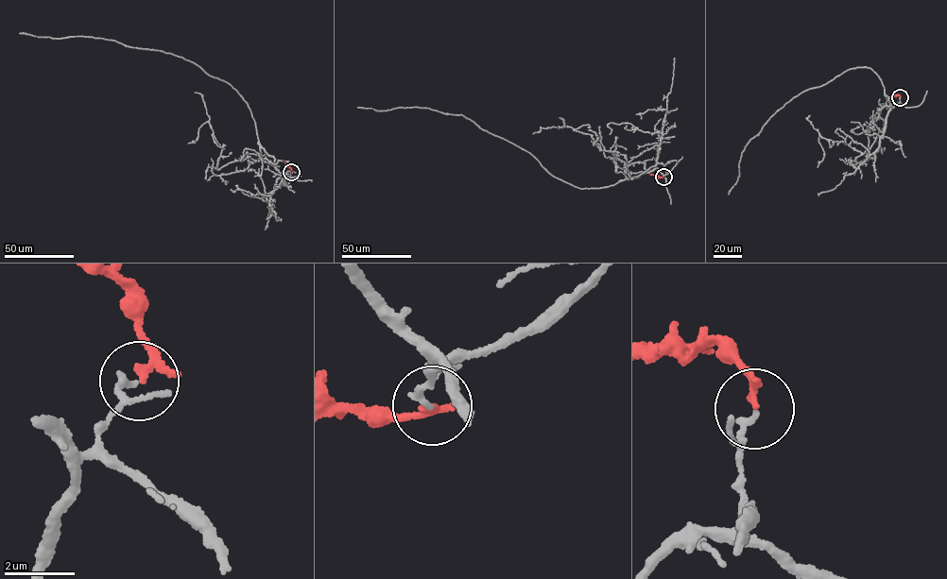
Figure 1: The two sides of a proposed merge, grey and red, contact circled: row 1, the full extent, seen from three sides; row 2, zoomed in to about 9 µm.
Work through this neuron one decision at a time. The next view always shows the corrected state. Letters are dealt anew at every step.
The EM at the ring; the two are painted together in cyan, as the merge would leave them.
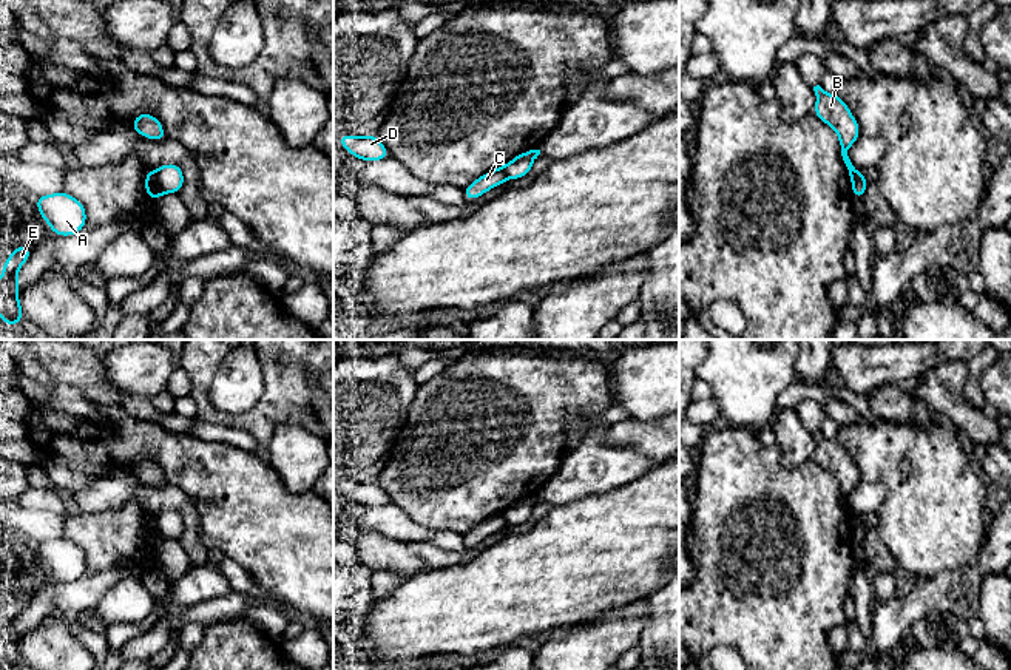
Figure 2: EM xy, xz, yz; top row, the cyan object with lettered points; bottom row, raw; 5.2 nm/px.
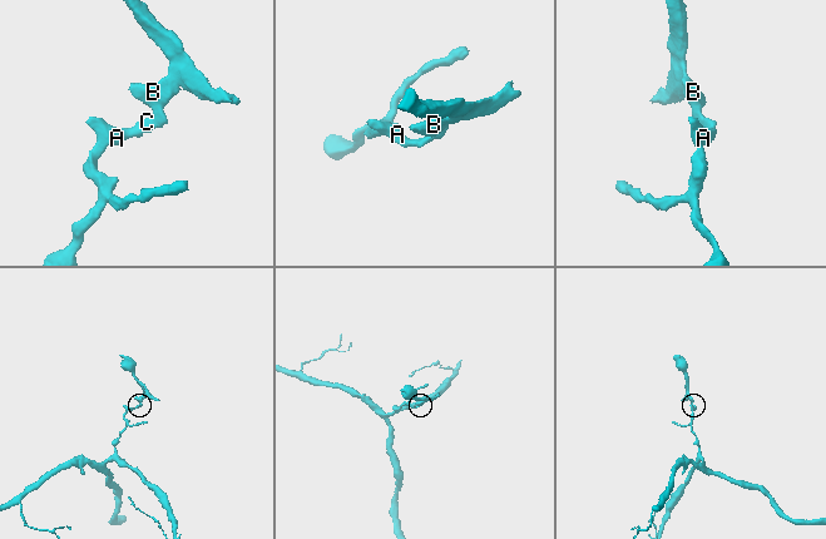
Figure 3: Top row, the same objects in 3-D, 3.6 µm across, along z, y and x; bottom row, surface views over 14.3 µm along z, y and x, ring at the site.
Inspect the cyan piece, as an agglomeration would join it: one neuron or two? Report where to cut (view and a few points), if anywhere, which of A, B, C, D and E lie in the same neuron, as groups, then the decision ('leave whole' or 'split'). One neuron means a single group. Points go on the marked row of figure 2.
xy (155, 170), (164, 192) | A C D E / B | split

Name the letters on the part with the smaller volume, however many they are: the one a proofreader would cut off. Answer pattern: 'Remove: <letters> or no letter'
Remove: B

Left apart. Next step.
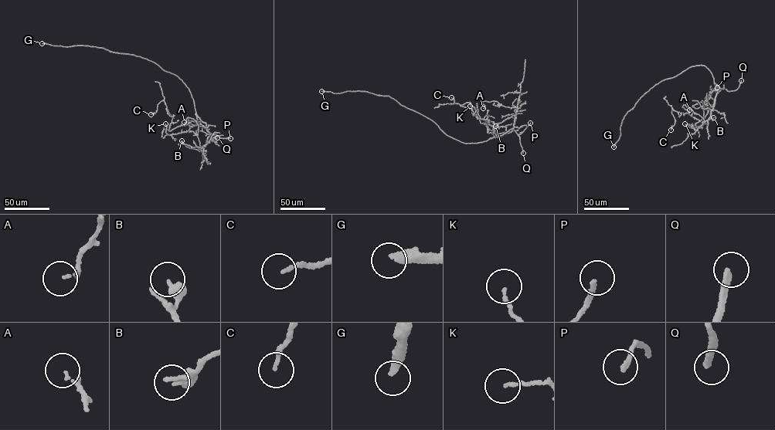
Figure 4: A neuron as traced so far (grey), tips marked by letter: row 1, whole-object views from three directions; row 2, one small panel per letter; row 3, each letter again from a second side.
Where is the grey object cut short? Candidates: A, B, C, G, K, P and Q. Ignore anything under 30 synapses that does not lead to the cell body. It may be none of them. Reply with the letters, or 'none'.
G, Q

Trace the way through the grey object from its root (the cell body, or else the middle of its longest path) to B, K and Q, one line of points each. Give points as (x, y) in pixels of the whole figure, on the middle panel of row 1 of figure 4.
B: (449, 137), (465, 143), (485, 141), (512, 130), (514, 116), (495, 126)
K: (449, 137), (476, 143), (508, 132), (503, 126), (494, 131), (470, 106)
Q: (449, 137), (465, 143), (476, 143), (501, 136), (513, 130), (520, 137), (523, 153)

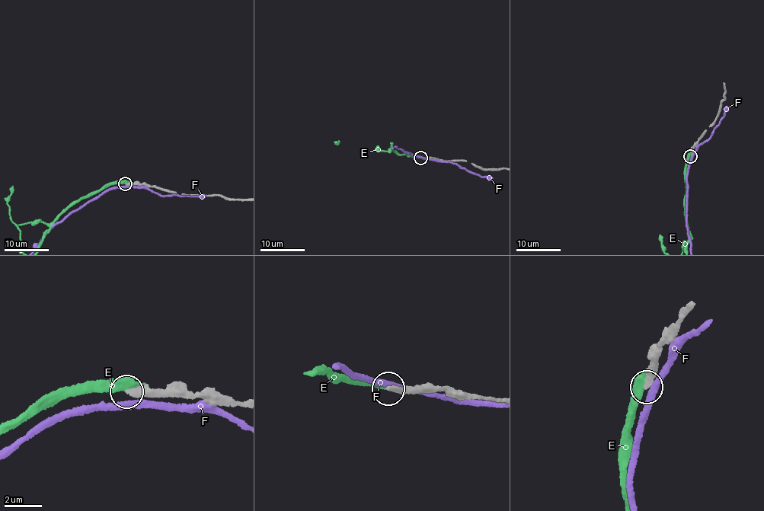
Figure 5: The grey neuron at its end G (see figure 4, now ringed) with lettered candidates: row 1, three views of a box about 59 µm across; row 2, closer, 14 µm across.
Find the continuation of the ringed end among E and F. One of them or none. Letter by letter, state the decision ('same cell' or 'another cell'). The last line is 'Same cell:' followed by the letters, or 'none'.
E: another cell
F: another cell
Same cell: none

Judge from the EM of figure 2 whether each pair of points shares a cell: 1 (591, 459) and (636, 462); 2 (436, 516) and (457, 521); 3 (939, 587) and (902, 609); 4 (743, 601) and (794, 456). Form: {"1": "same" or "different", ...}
{"1": "same", "2": "same", "3": "same", "4": "different"}

